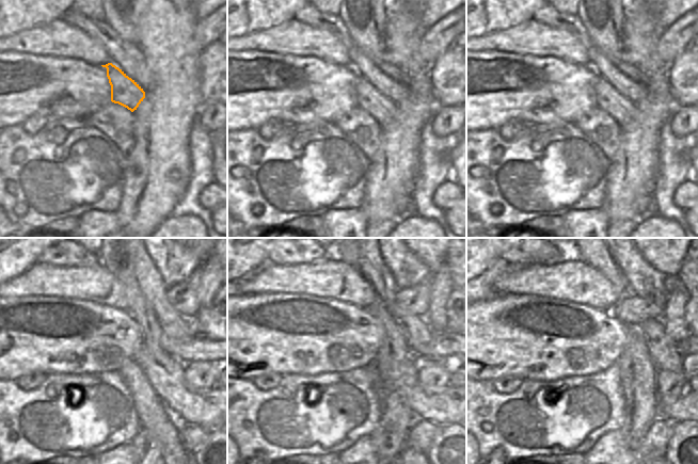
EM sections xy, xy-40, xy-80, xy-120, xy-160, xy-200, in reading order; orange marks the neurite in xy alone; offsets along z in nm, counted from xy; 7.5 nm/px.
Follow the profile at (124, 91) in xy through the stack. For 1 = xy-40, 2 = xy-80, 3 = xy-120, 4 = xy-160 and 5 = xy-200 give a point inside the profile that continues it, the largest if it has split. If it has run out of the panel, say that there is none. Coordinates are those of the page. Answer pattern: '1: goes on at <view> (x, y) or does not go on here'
1: goes on at xy-40 (368, 97)
2: goes on at xy-80 (624, 112)
3: goes on at xy-120 (164, 372)
4: goes on at xy-160 (405, 380)
5: goes on at xy-200 (683, 408)

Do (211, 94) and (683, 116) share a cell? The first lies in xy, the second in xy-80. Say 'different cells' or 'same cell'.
different cells

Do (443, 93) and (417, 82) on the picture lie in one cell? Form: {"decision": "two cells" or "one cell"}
{"decision": "two cells"}

